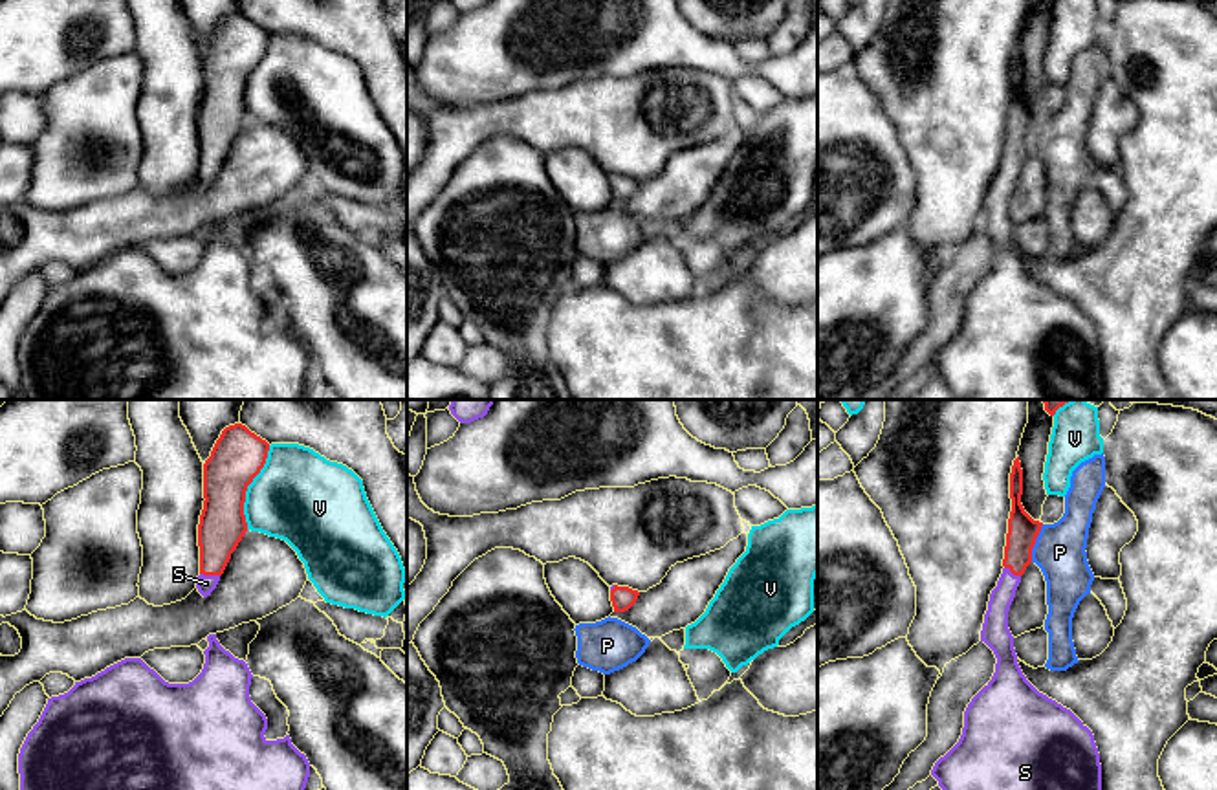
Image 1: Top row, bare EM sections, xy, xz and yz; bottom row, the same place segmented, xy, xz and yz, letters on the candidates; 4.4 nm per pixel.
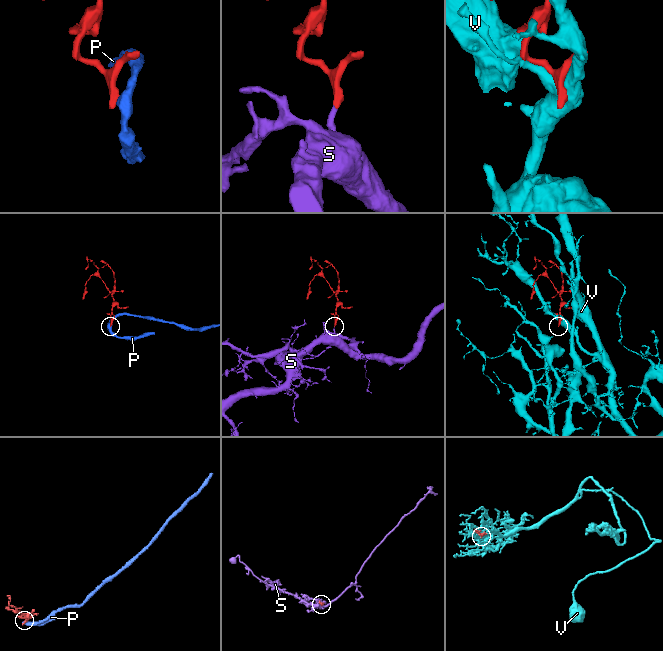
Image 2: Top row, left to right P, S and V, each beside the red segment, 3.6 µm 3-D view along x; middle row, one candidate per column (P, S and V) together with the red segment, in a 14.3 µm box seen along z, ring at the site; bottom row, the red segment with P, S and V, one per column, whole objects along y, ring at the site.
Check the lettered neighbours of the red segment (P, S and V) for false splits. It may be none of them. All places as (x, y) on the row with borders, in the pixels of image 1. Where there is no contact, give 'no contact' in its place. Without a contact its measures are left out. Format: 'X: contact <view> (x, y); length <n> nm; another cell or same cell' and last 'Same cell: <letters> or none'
P: contact yz (1034, 543); length 180 nm; another cell
S: contact xy (209, 574); length 90 nm; same cell
V: contact xy (246, 488); length 380 nm; another cell
Same cell: S

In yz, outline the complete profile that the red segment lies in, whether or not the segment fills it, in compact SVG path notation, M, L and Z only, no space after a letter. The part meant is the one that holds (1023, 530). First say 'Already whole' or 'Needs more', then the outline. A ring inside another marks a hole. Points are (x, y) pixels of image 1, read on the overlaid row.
Needs more. M1017 456L1010 473L1004 568L981 631L981 642L997 658L995 673L968 704L959 742L935 763L931 775L942 790L1102 790L1092 731L1039 693L1017 664L1008 610L1043 526L1025 511L1021 495Z

